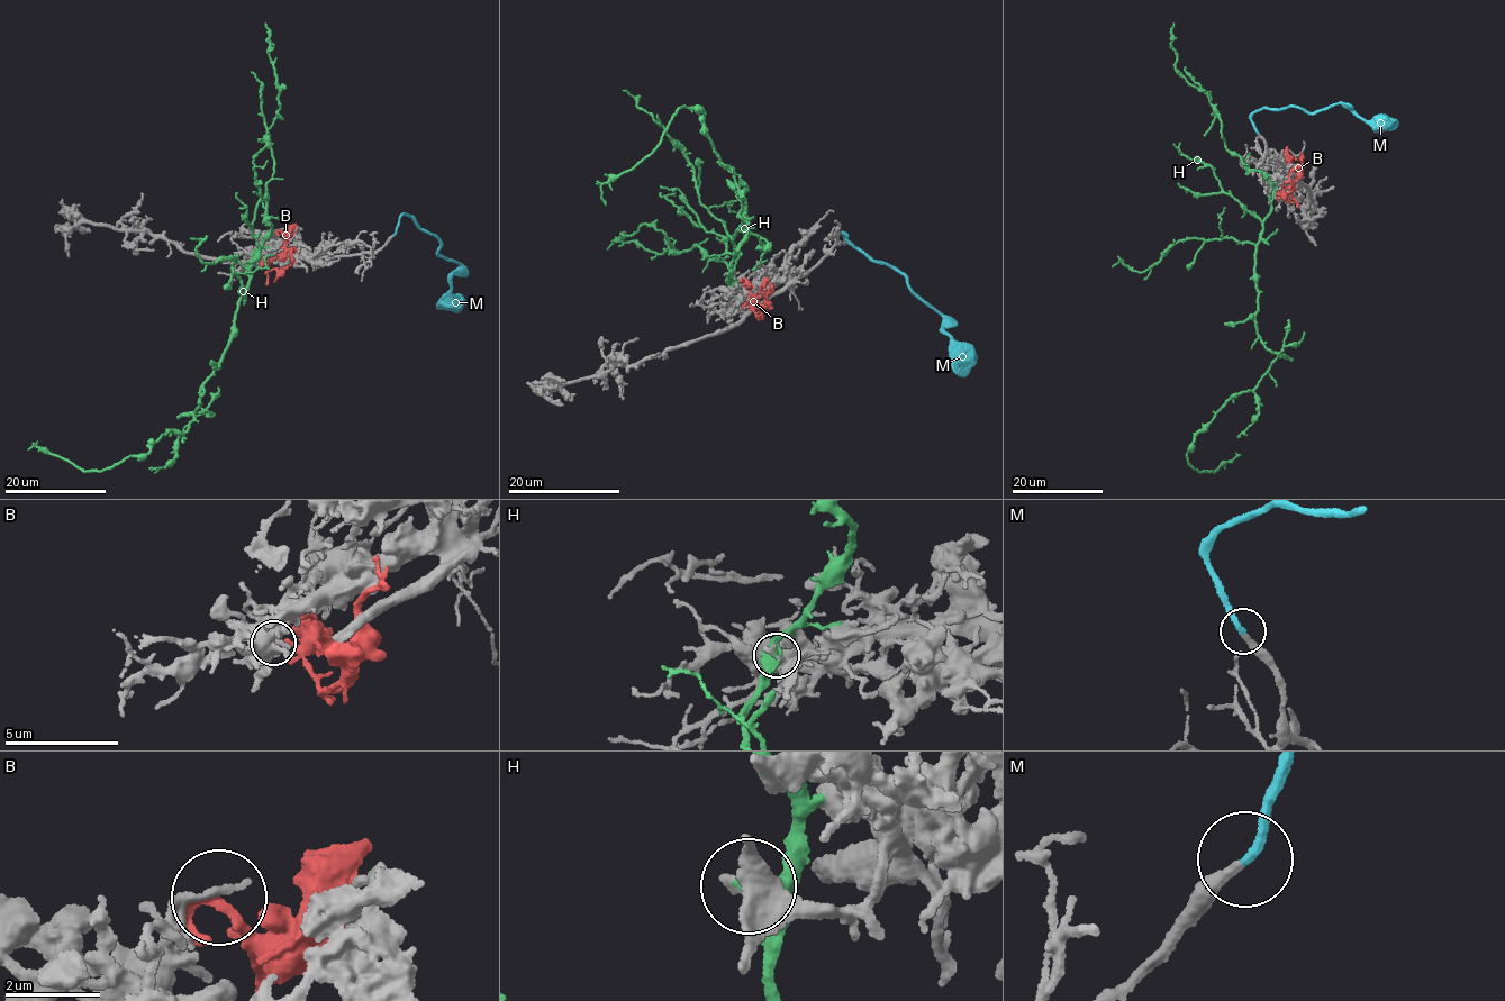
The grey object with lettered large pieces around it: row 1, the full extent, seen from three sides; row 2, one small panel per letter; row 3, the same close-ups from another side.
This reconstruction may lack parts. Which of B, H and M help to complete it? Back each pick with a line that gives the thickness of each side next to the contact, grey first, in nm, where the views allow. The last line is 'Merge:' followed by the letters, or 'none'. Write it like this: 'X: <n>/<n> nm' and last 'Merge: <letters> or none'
M: 240/200 nm
Merge: M

